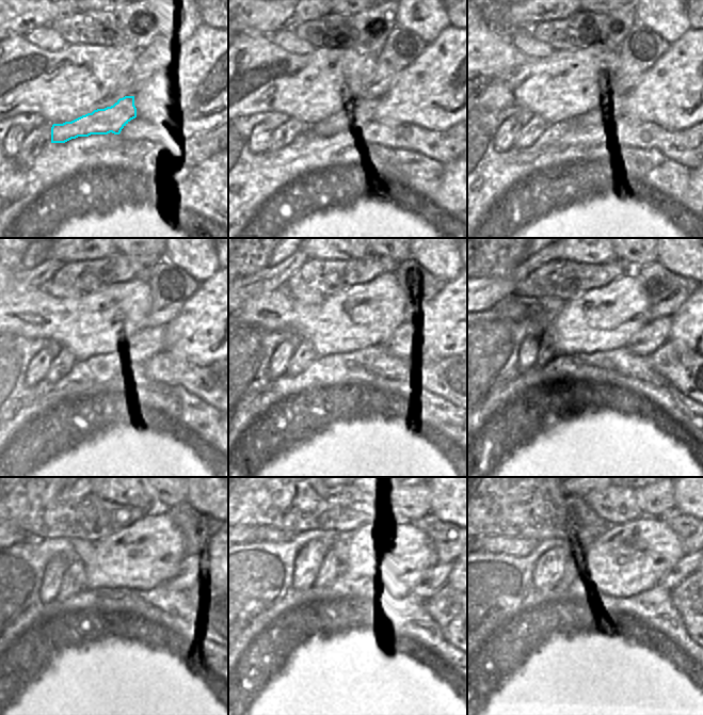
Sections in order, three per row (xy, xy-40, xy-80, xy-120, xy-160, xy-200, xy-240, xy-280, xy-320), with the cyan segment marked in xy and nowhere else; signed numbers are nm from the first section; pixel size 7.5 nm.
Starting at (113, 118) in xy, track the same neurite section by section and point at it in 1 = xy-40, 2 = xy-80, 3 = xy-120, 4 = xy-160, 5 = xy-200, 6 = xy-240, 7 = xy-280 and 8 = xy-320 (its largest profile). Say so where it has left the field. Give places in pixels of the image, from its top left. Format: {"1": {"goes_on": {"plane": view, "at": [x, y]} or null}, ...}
{"1": {"goes_on": {"plane": "xy-40", "at": [353, 116]}}, "2": {"goes_on": {"plane": "xy-80", "at": [616, 101]}}, "3": {"goes_on": {"plane": "xy-120", "at": [152, 342]}}, "4": {"goes_on": {"plane": "xy-160", "at": [408, 337]}}, "5": {"goes_on": {"plane": "xy-200", "at": [652, 336]}}, "6": {"goes_on": {"plane": "xy-240", "at": [192, 571]}}, "7": {"goes_on": {"plane": "xy-280", "at": [436, 575]}}, "8": {"goes_on": {"plane": "xy-320", "at": [684, 568]}}}

